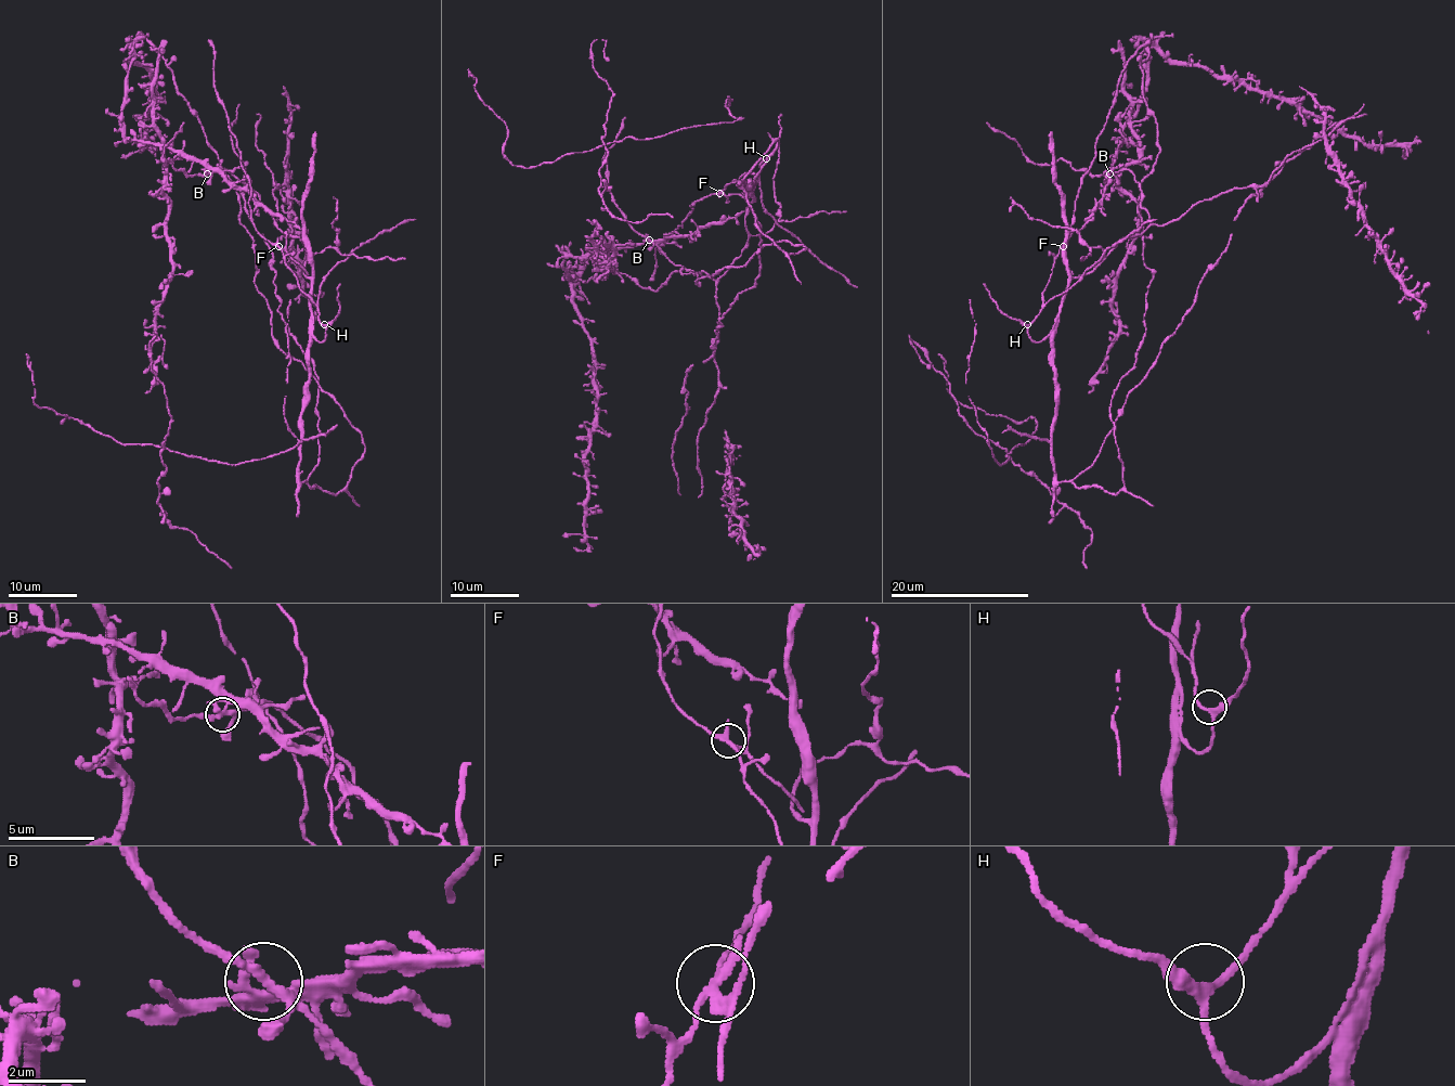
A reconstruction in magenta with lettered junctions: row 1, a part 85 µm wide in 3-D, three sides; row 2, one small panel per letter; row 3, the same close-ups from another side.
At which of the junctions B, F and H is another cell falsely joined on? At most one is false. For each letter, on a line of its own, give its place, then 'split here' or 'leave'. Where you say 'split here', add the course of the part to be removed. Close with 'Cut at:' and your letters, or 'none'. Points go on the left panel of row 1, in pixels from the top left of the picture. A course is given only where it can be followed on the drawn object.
B: at (207, 173); leave
F: at (278, 246); split here; foreign part runs (277, 246), (309, 274)
H: at (324, 324); leave
Cut at: F

